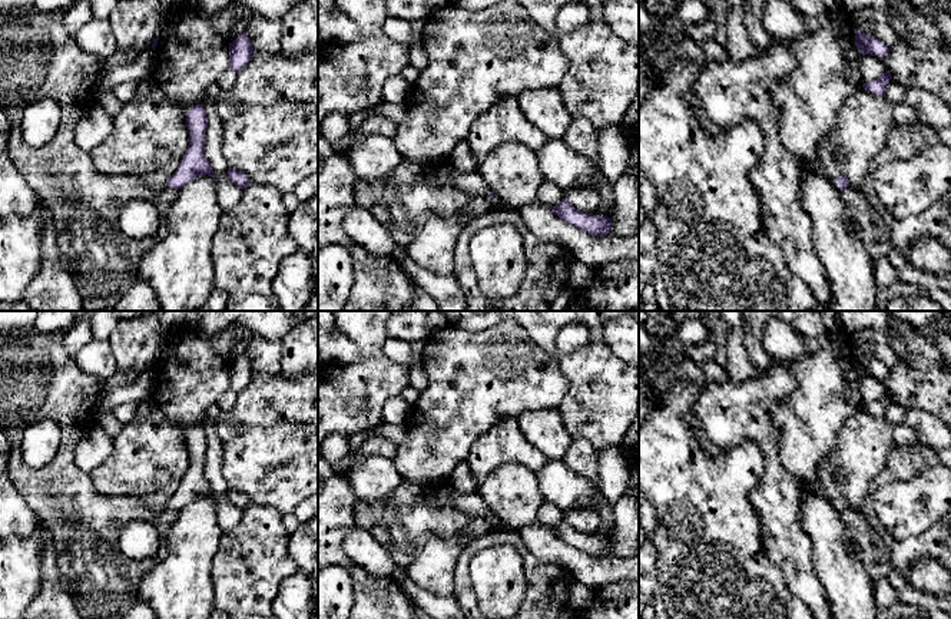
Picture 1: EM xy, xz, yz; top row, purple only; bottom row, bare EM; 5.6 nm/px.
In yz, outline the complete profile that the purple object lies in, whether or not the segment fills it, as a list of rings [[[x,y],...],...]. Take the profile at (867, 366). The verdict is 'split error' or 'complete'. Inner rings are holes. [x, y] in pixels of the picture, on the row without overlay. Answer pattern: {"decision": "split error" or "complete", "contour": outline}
{"decision": "complete", "contour": [[[855,350],[855,367],[861,375],[884,378],[888,375],[889,368],[874,357],[865,355]]]}

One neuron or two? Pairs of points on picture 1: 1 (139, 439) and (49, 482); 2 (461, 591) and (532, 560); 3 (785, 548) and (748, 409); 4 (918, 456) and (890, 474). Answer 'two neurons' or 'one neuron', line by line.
1: two neurons
2: one neuron
3: one neuron
4: one neuron

